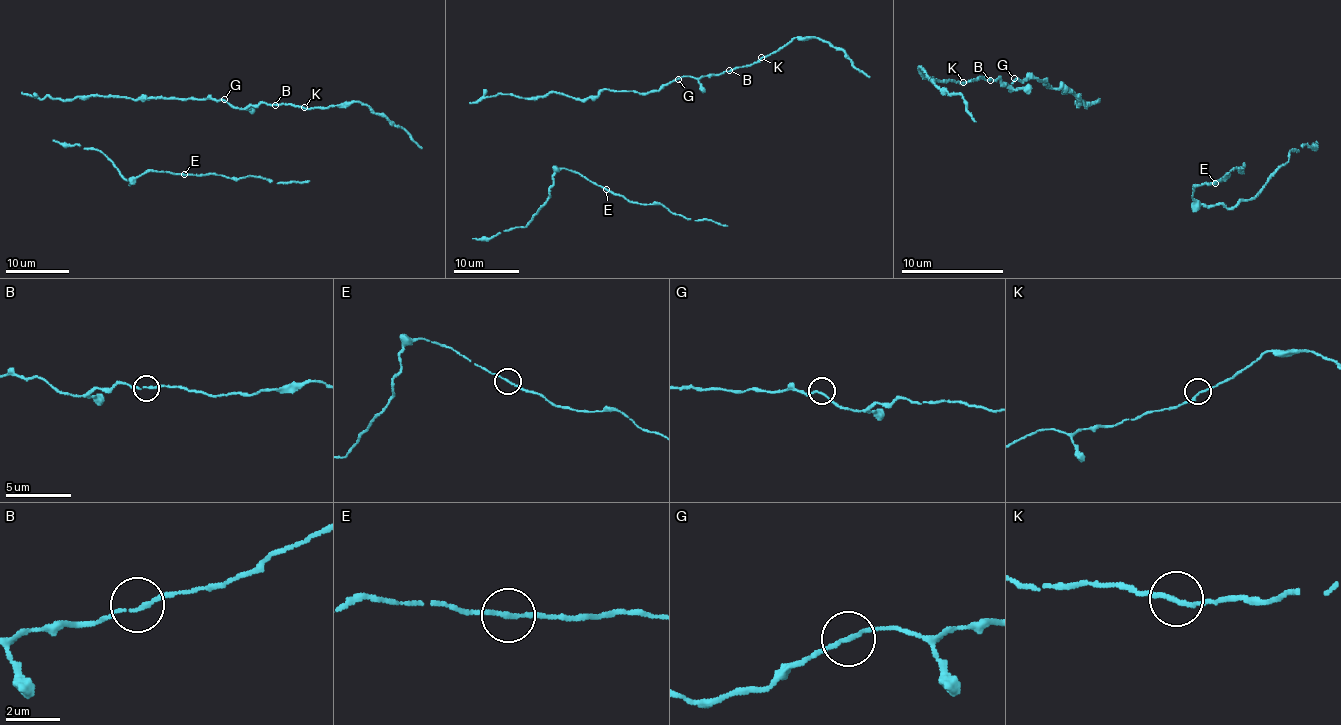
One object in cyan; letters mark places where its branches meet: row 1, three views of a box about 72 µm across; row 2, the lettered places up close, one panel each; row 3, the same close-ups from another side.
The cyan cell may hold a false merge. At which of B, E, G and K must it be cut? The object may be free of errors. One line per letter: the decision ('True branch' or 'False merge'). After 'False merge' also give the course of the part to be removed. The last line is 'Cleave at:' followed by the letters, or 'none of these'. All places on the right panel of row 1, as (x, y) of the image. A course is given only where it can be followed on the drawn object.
B: True branch
E: True branch
G: True branch
K: True branch
Cleave at: none of these

